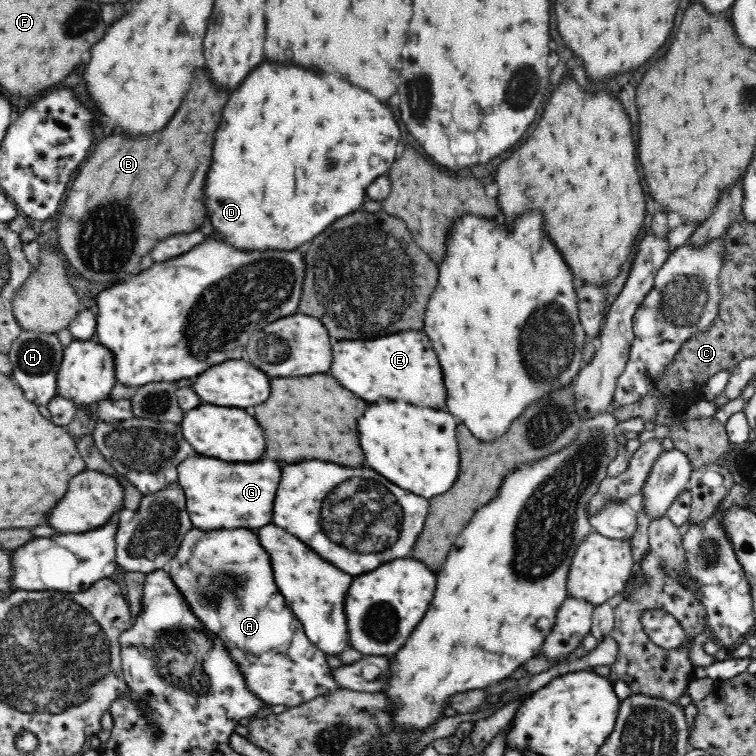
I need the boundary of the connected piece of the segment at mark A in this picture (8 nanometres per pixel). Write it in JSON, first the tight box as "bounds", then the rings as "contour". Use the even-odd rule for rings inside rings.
{"bounds":[166,526,340,707],"contour":[[[193,526],[182,539],[176,554],[170,559],[166,568],[194,615],[201,619],[208,631],[224,640],[229,656],[236,660],[240,671],[247,678],[249,692],[260,697],[267,706],[296,707],[317,696],[327,695],[340,689],[334,681],[332,675],[334,668],[328,665],[326,655],[310,642],[300,620],[278,590],[272,576],[272,564],[264,548],[260,548],[258,536],[254,532],[246,528],[202,532]],[[220,574],[226,574],[228,580],[232,580],[232,584],[226,580],[216,582],[214,576]]]}

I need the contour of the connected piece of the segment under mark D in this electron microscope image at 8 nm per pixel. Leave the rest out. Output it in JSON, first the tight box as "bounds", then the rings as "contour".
{"bounds":[204,62,400,252],"contour":[[[262,62],[250,76],[236,88],[236,92],[230,94],[228,104],[224,108],[220,128],[217,128],[213,145],[211,148],[210,169],[208,169],[208,180],[204,188],[204,204],[208,208],[210,224],[214,226],[214,232],[228,242],[230,246],[244,250],[244,252],[256,252],[256,250],[296,250],[308,240],[316,238],[320,232],[324,232],[332,222],[347,214],[362,210],[363,204],[368,200],[367,186],[372,184],[376,178],[387,175],[392,162],[396,158],[396,146],[400,138],[400,128],[396,124],[396,118],[392,110],[370,96],[368,92],[360,90],[358,86],[352,86],[344,80],[336,80],[336,76],[316,76],[312,70],[296,68],[296,66],[280,66],[272,62]]]}

